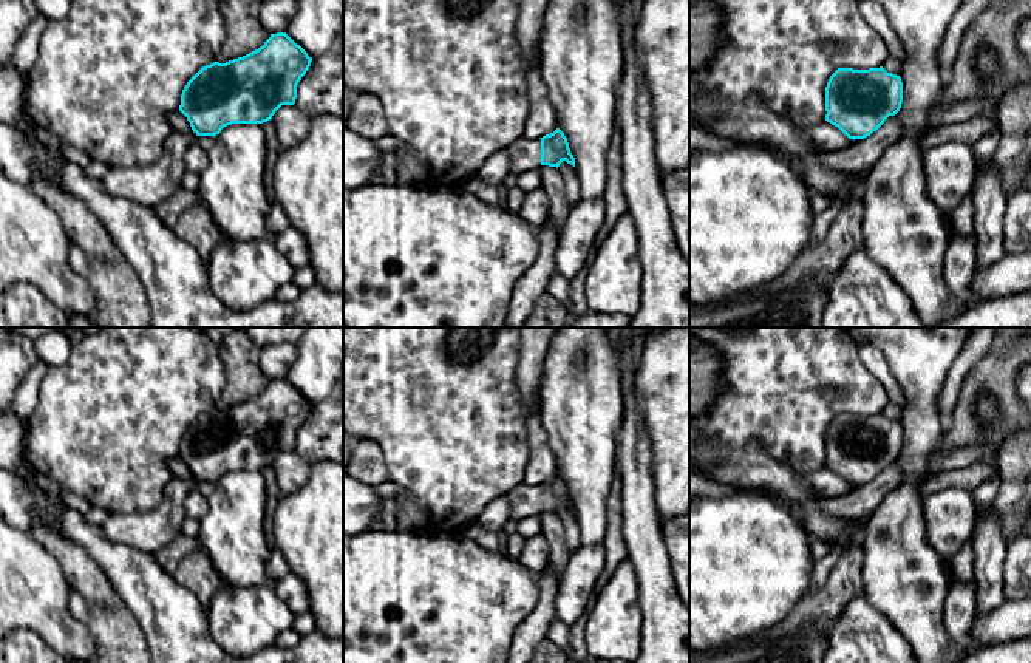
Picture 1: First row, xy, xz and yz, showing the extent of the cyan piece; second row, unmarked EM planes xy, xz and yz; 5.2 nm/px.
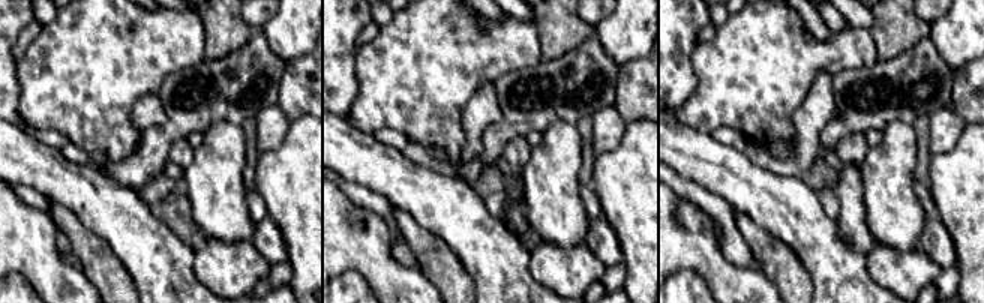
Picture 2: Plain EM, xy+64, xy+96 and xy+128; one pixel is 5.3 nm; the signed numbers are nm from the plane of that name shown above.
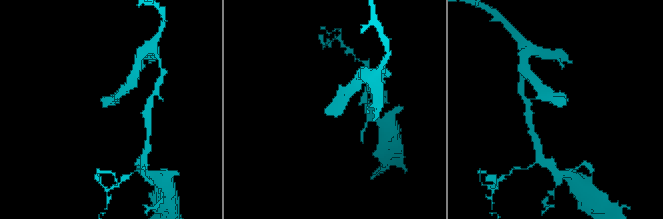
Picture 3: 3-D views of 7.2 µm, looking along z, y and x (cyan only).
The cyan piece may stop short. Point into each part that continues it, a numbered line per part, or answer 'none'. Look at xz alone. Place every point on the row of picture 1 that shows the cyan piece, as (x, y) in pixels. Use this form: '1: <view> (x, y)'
1: xz (526, 153)

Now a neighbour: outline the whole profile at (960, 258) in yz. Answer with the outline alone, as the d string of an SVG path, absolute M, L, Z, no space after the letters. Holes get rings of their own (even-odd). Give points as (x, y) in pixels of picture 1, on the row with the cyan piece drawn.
M949 233L949 241L943 261L943 278L948 291L969 306L975 303L971 281L977 266L977 235Z

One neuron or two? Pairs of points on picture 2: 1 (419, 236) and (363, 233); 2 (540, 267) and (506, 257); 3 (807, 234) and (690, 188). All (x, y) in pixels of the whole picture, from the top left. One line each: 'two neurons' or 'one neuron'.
1: two neurons
2: two neurons
3: two neurons

